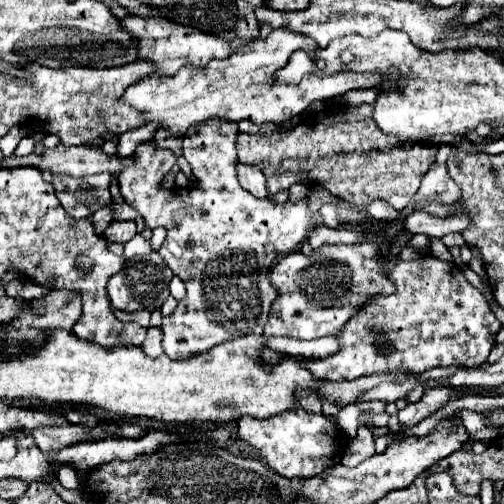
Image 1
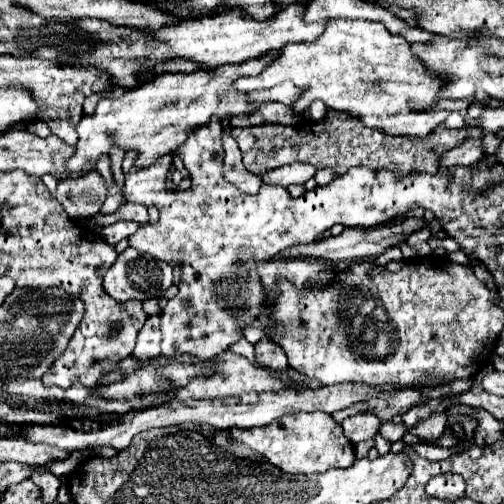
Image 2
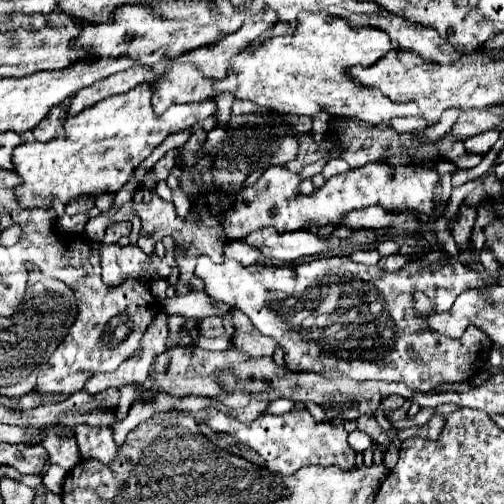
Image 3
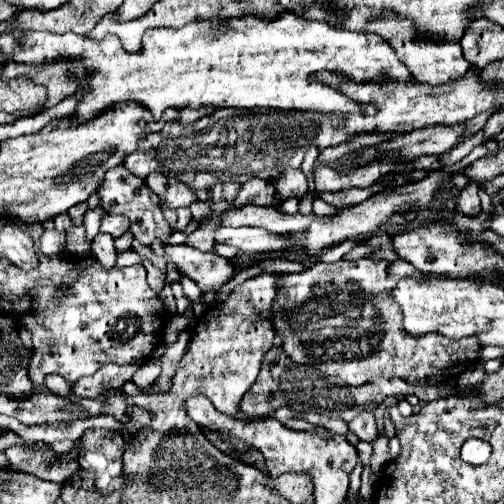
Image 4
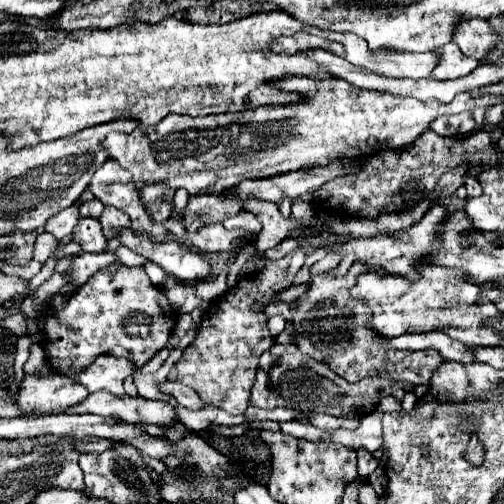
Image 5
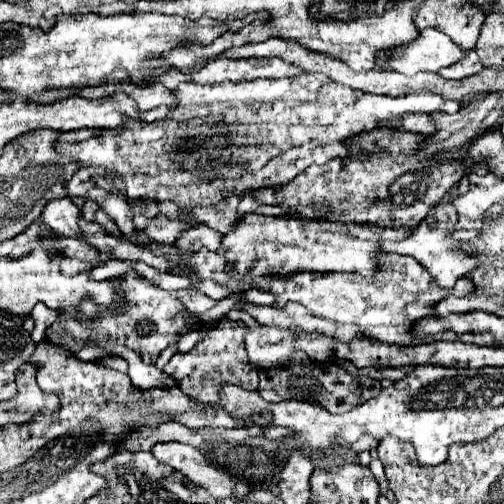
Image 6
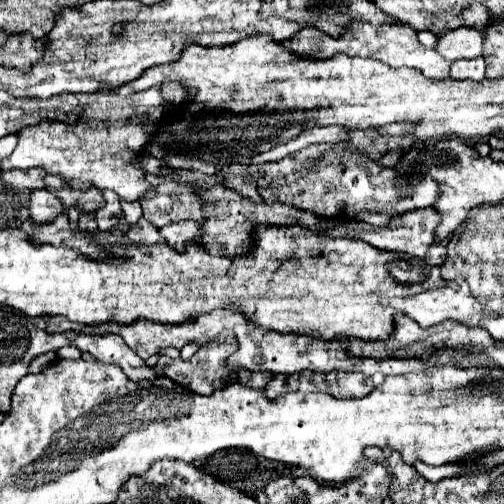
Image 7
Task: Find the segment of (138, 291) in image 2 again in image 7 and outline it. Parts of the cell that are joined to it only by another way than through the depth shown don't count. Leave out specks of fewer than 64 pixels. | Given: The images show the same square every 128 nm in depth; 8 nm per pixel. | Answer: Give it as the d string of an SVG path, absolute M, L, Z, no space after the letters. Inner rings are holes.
M38 188L28 194L28 212L30 218L34 218L34 222L50 222L60 212L64 212L64 208L58 198L54 198L44 188Z

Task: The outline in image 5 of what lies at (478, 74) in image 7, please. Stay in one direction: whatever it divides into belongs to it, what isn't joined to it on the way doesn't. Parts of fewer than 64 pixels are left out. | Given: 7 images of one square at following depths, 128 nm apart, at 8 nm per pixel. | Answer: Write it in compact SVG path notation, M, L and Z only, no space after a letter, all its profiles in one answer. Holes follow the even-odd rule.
M450 42L444 48L440 48L440 64L438 64L438 70L434 70L430 78L434 78L434 80L454 80L454 78L468 76L478 66L480 66L478 60L464 56L460 52L460 48L456 48L456 44Z

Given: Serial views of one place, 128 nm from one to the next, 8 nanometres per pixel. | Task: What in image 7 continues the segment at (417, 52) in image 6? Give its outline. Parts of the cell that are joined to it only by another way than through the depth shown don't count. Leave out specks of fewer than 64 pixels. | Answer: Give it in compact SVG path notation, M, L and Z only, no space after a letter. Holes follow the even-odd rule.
M456 28L438 38L436 50L450 62L460 58L478 58L484 50L484 28Z

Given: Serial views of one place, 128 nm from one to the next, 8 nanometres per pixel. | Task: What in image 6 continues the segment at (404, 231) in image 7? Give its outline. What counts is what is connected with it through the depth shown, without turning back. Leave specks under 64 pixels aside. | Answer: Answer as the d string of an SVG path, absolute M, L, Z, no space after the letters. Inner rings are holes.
M440 202L436 206L436 210L432 214L428 214L416 228L412 228L412 232L404 240L382 242L380 250L414 256L422 266L428 268L428 272L432 276L436 276L440 286L452 288L458 278L462 278L464 274L468 274L476 266L476 258L466 254L466 252L462 252L460 250L460 242L450 238L450 234L454 230L454 224L456 224L456 210L454 210L454 206L450 202Z

